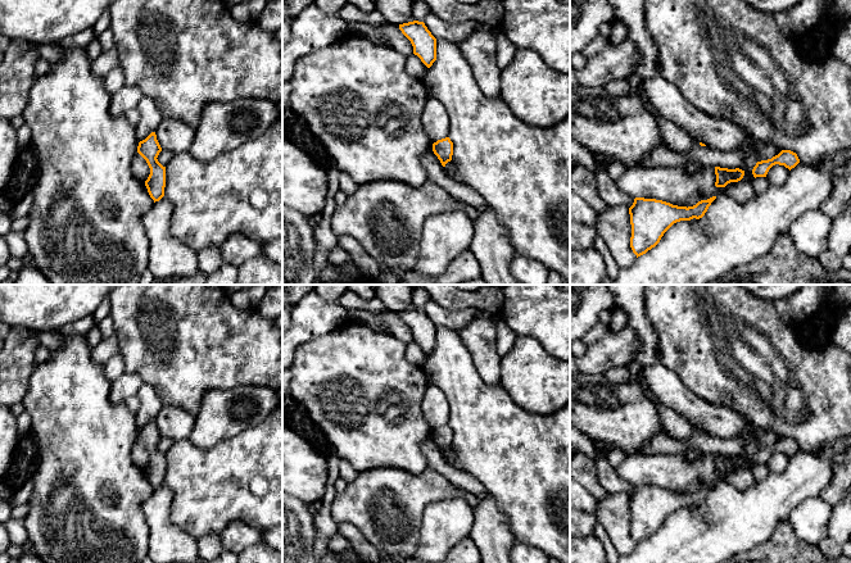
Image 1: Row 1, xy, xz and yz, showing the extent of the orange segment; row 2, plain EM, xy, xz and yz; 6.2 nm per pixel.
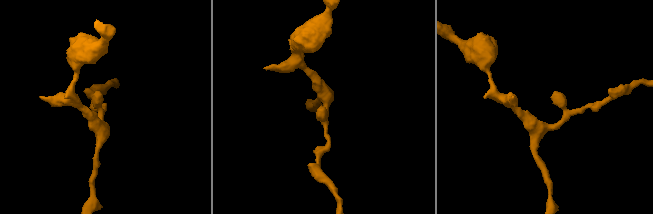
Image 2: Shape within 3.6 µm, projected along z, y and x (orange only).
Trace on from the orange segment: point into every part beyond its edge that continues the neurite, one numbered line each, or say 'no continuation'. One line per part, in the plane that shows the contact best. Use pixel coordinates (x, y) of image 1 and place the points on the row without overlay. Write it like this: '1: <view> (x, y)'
no continuation

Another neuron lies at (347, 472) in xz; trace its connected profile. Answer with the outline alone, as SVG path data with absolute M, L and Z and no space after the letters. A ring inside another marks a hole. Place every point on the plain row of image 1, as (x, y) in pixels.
M340 459L339 475L340 475L340 478L343 478L349 483L356 480L356 477L358 476L358 472L353 468L353 466L349 462Z

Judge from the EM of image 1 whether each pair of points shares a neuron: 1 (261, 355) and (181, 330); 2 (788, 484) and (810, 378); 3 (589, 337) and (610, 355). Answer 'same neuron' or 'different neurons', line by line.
1: same neuron
2: different neurons
3: different neurons

